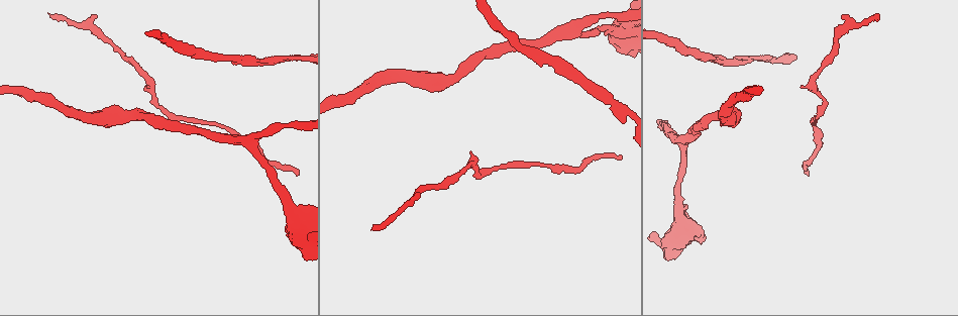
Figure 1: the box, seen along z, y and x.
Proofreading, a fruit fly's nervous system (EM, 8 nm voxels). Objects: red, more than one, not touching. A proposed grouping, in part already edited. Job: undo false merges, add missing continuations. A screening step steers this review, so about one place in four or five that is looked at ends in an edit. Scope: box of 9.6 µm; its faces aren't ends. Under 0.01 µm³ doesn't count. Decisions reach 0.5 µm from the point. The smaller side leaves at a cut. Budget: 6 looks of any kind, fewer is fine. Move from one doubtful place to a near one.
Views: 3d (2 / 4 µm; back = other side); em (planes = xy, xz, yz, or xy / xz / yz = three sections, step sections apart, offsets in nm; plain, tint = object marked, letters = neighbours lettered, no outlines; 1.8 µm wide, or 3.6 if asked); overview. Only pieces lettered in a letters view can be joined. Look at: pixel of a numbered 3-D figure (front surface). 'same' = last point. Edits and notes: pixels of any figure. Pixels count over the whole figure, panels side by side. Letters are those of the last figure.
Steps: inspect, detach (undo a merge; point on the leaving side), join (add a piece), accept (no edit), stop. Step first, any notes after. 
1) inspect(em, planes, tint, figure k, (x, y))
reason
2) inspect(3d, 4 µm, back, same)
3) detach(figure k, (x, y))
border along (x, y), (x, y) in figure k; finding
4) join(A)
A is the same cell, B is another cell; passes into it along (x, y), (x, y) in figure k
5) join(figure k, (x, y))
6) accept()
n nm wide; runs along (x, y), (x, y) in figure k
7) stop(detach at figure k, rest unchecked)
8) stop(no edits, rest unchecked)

inspect(em, planes, letters, figure 1, (665, 124))

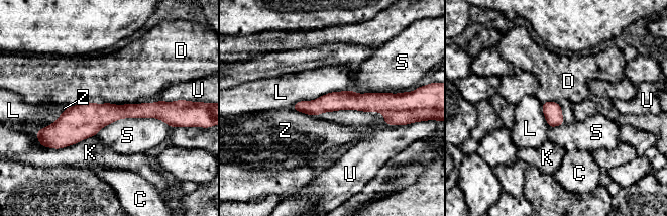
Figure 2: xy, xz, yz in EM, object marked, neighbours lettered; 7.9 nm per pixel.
accept()
C, D, K, L, S, U and Z are other cells; border along (108, 102), (114, 104), (134, 103) in figure 2; continuous, no second neuron

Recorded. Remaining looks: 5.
inspect(em, planes, letters, figure 1, (291, 59))
narrows sharply

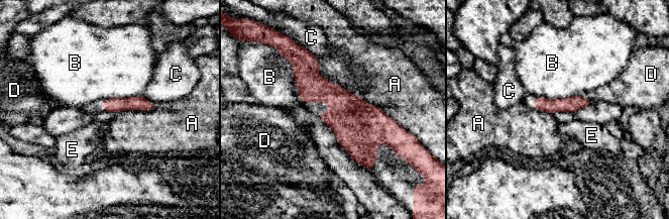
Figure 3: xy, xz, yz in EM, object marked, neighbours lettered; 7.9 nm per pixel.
accept()
120 nm wide; A, B, C, D and E are other cells; border along (355, 93), (401, 126) in figure 3; one neuron here

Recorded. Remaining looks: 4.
inspect(em, yz, step 16, tint, figure 1, (807, 174))
long arm stops here

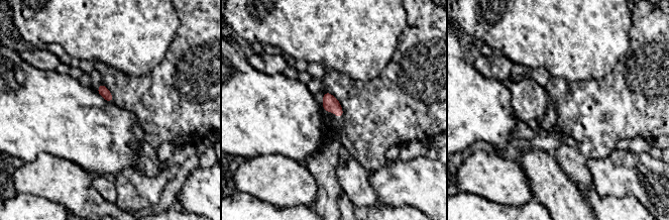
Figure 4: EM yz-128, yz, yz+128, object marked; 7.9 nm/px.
inspect(em, yz, step 16, letters, same)

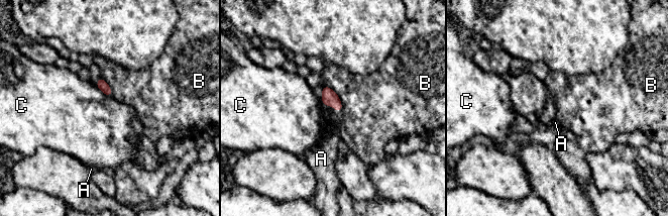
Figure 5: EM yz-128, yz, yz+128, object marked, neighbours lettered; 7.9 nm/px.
join(A)
A is the same cell, B and C are other cells; passes into it along (329, 98), (333, 106), (331, 119) in figure 5; it goes on there

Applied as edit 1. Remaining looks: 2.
stop(join at figure 5, rest unchecked)

